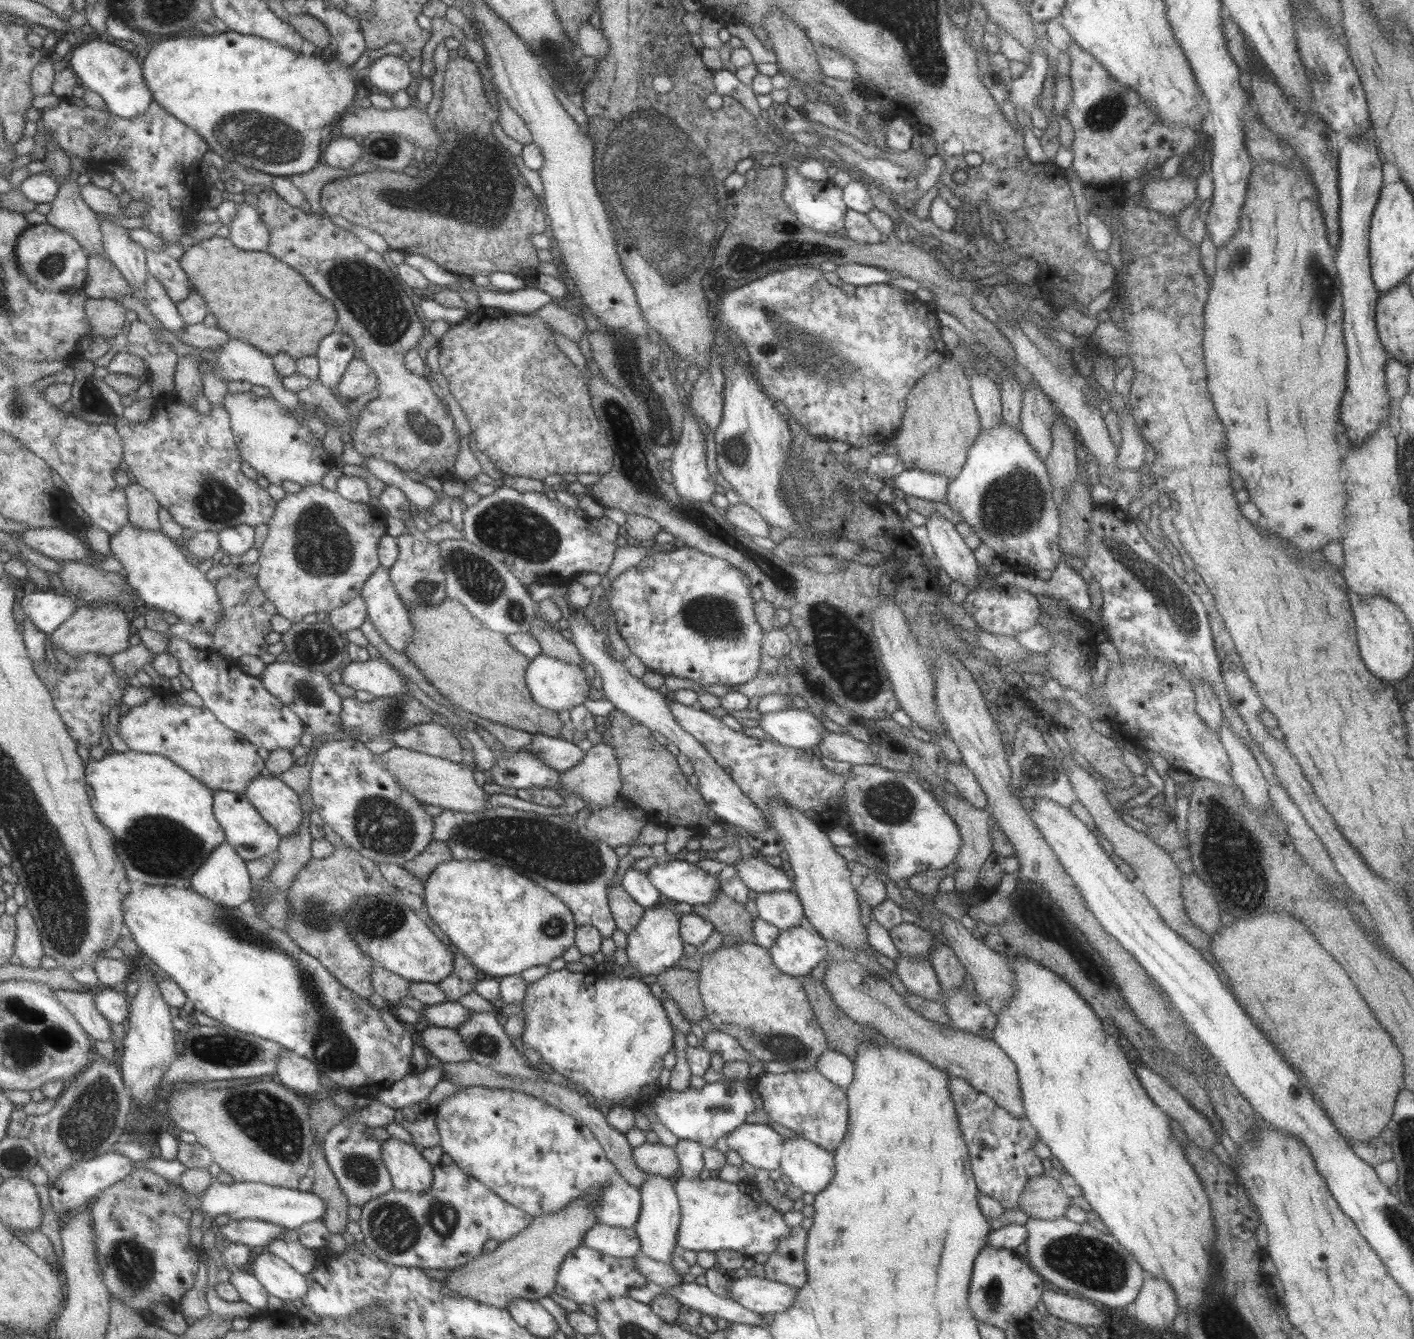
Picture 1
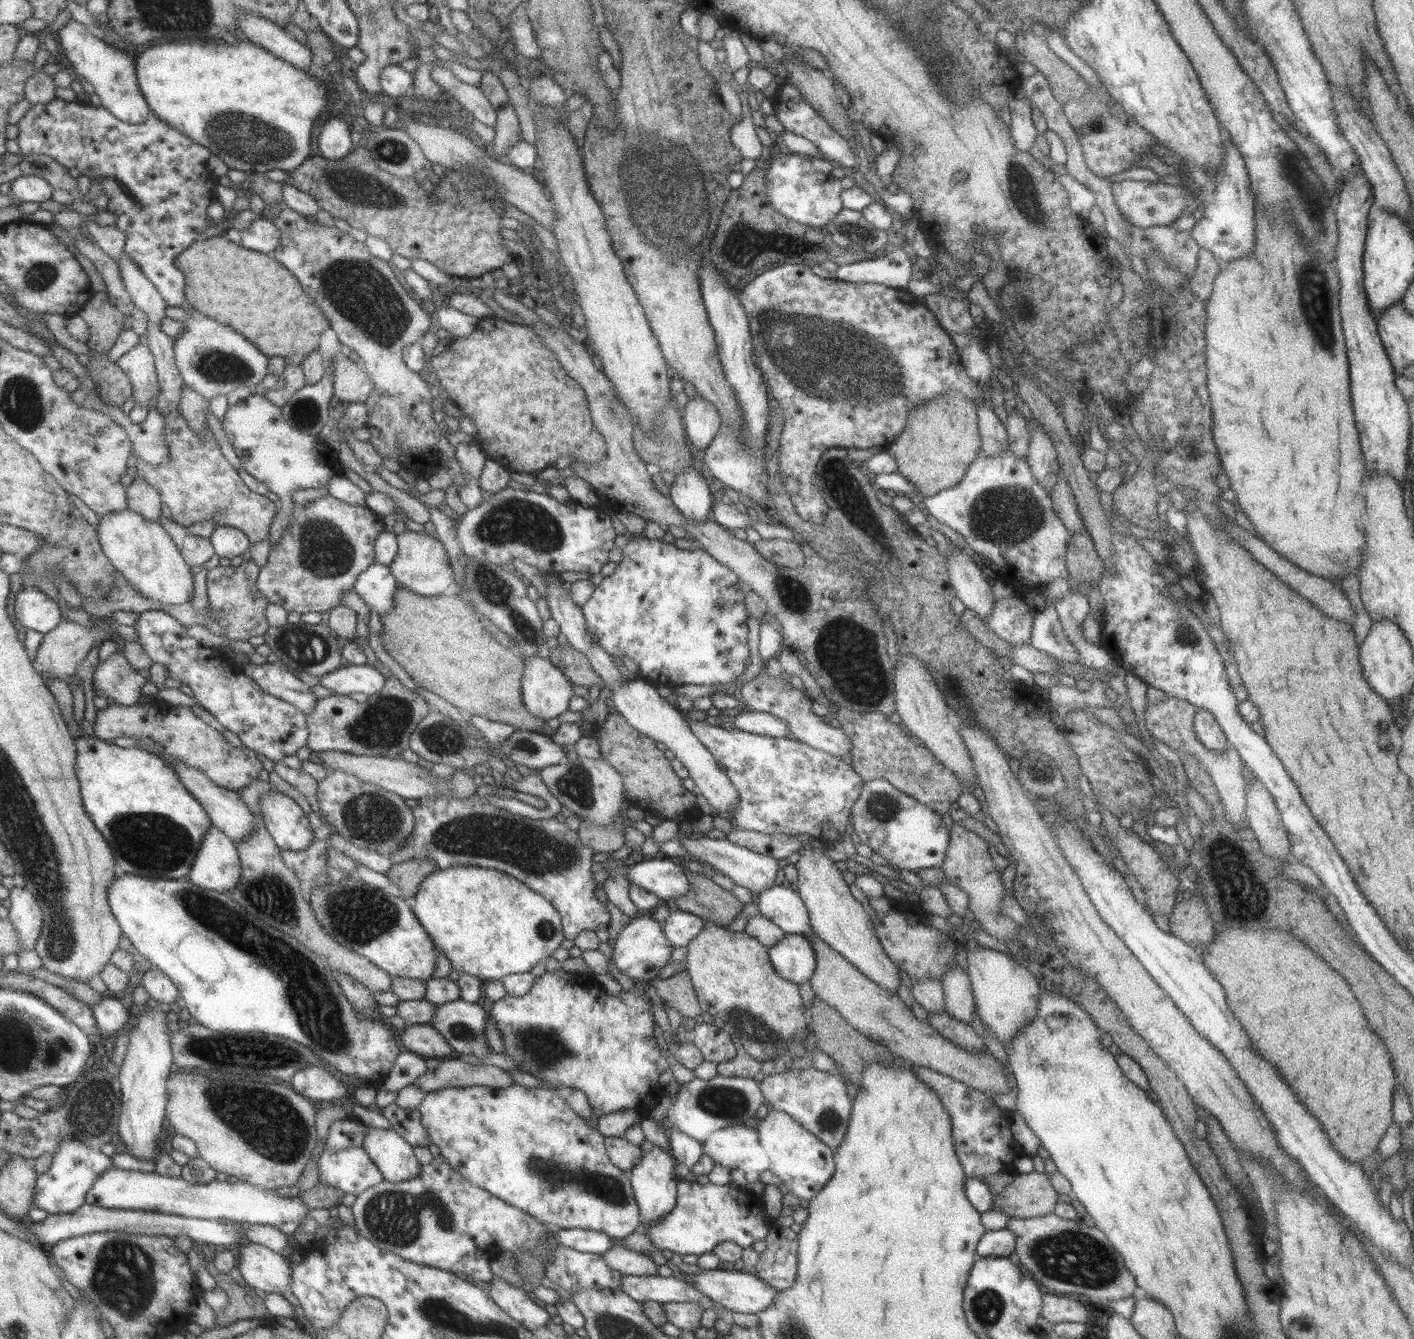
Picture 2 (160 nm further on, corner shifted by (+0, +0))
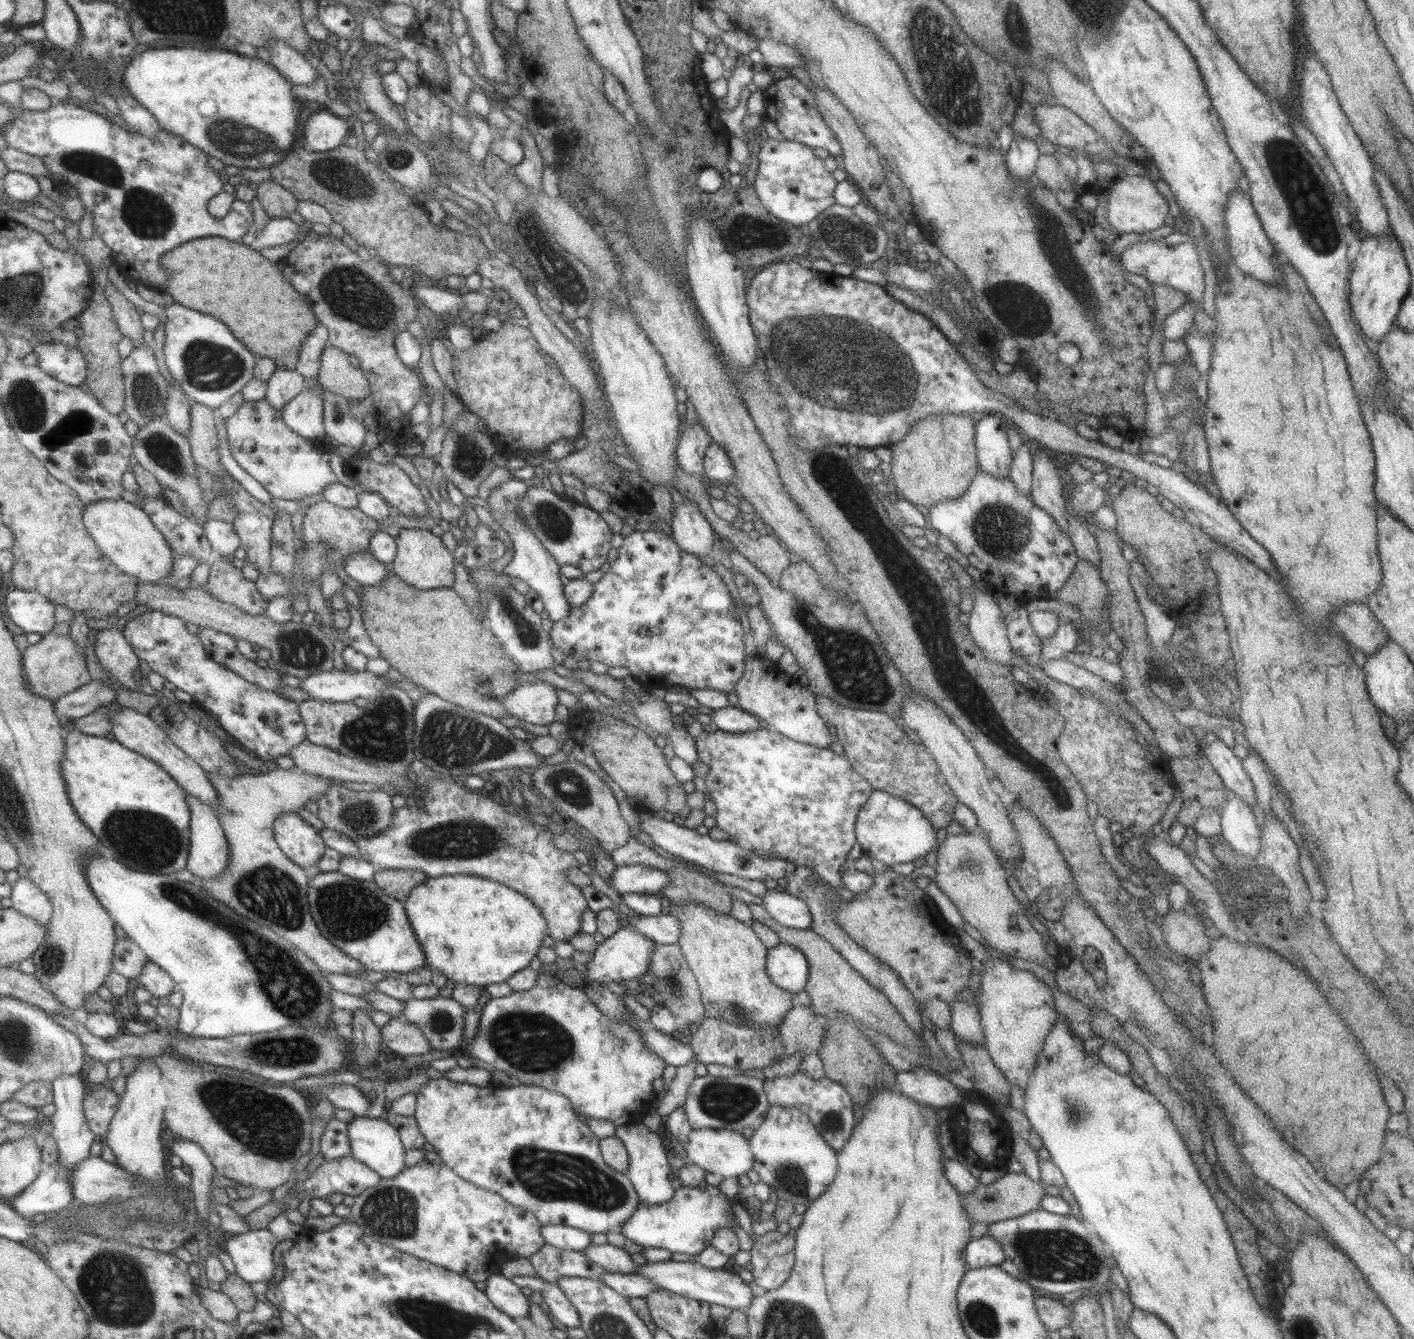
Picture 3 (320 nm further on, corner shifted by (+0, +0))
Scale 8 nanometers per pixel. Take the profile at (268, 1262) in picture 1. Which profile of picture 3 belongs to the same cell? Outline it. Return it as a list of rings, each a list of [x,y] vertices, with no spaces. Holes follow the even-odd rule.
[[[268,1229],[234,1234],[225,1243],[225,1252],[234,1264],[235,1273],[249,1284],[269,1282],[275,1269],[272,1258],[278,1238]]]

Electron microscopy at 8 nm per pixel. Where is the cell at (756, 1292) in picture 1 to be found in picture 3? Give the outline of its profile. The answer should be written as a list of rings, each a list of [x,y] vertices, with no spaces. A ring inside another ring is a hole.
[[[671,1259],[661,1262],[646,1262],[636,1266],[636,1273],[650,1280],[656,1288],[685,1296],[691,1300],[707,1302],[729,1309],[747,1309],[758,1290],[752,1283],[744,1283],[738,1274],[724,1270],[705,1268],[695,1260],[678,1262]]]

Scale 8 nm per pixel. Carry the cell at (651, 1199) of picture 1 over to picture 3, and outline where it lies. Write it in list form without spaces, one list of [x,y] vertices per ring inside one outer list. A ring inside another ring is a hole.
[[[635,1120],[616,1127],[612,1134],[625,1147],[628,1155],[627,1176],[641,1201],[659,1204],[671,1198],[674,1190],[669,1184],[670,1165],[660,1136]]]

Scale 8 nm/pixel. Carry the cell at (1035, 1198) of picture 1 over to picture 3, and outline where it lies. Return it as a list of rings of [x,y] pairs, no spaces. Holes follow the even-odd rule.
[[[1006,1172],[988,1185],[979,1183],[968,1193],[960,1193],[960,1203],[970,1224],[991,1224],[1007,1218],[1015,1218],[1030,1210],[1039,1209],[1039,1199],[1045,1195],[1044,1184],[1033,1182],[1023,1173]]]

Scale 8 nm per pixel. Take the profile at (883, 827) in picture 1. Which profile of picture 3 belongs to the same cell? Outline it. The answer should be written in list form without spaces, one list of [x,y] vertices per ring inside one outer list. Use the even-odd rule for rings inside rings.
[[[872,790],[869,798],[861,805],[856,814],[854,834],[863,852],[887,867],[905,862],[918,864],[930,850],[935,851],[937,848],[935,831],[921,811],[882,790]]]

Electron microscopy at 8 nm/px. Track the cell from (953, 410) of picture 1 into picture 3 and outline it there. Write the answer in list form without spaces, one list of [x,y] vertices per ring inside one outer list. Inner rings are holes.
[[[930,414],[915,422],[909,432],[895,444],[889,446],[891,453],[890,471],[893,485],[907,502],[924,511],[938,502],[957,500],[971,484],[978,471],[976,450],[973,445],[975,421],[969,415]]]

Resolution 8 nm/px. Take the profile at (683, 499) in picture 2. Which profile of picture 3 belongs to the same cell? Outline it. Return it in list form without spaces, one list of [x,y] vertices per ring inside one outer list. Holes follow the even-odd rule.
[[[688,500],[672,513],[670,538],[681,551],[693,557],[713,555],[717,545],[714,530]]]

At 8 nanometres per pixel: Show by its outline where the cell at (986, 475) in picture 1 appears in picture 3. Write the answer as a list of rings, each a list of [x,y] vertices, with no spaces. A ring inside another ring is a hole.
[[[978,469],[969,488],[957,500],[938,502],[926,510],[925,515],[929,526],[949,539],[965,555],[969,565],[979,572],[981,585],[992,592],[1011,594],[1020,606],[1033,599],[1055,598],[1058,588],[1068,580],[1078,560],[1067,534],[1058,529],[1050,514],[1032,503],[1029,494],[1019,492],[1008,476],[993,478]]]

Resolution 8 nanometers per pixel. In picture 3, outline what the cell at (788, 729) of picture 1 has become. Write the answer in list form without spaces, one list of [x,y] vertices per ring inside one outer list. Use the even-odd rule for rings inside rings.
[[[730,705],[712,710],[710,721],[717,726],[717,730],[722,730],[723,732],[744,733],[745,731],[765,727],[763,723],[752,714],[741,710],[737,706]]]

